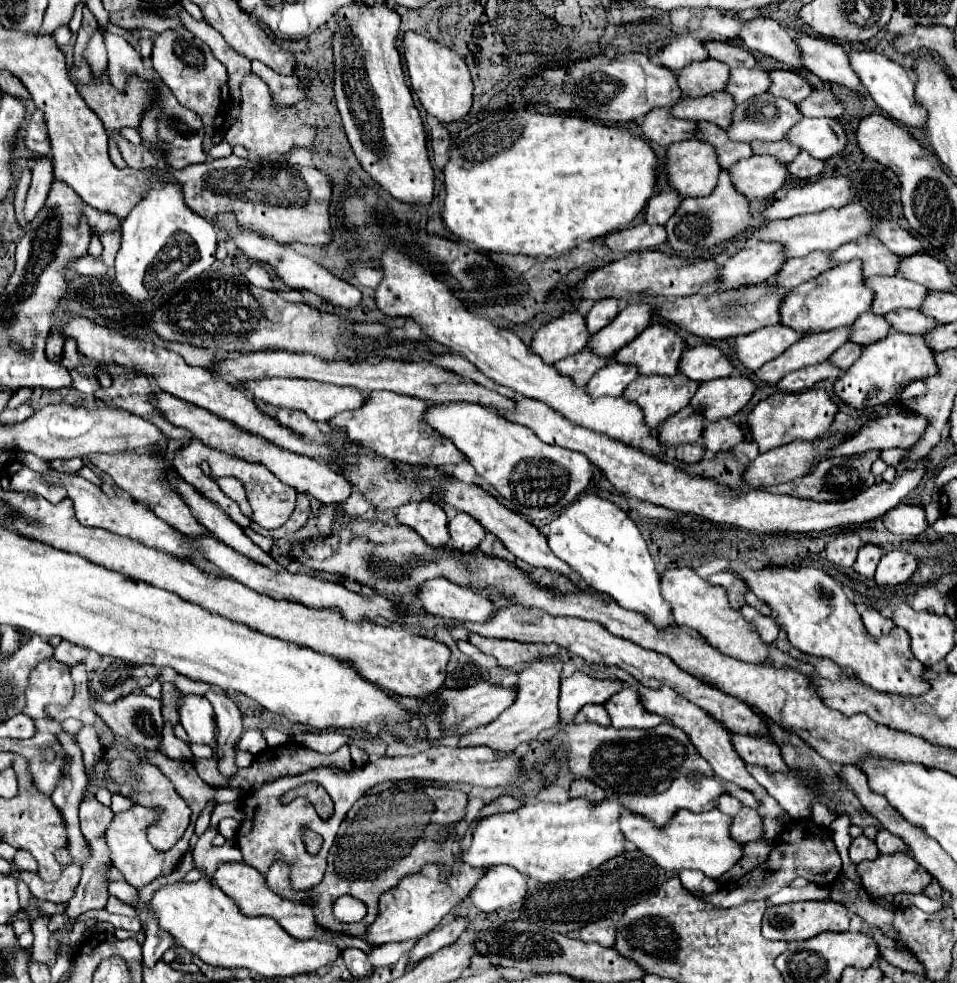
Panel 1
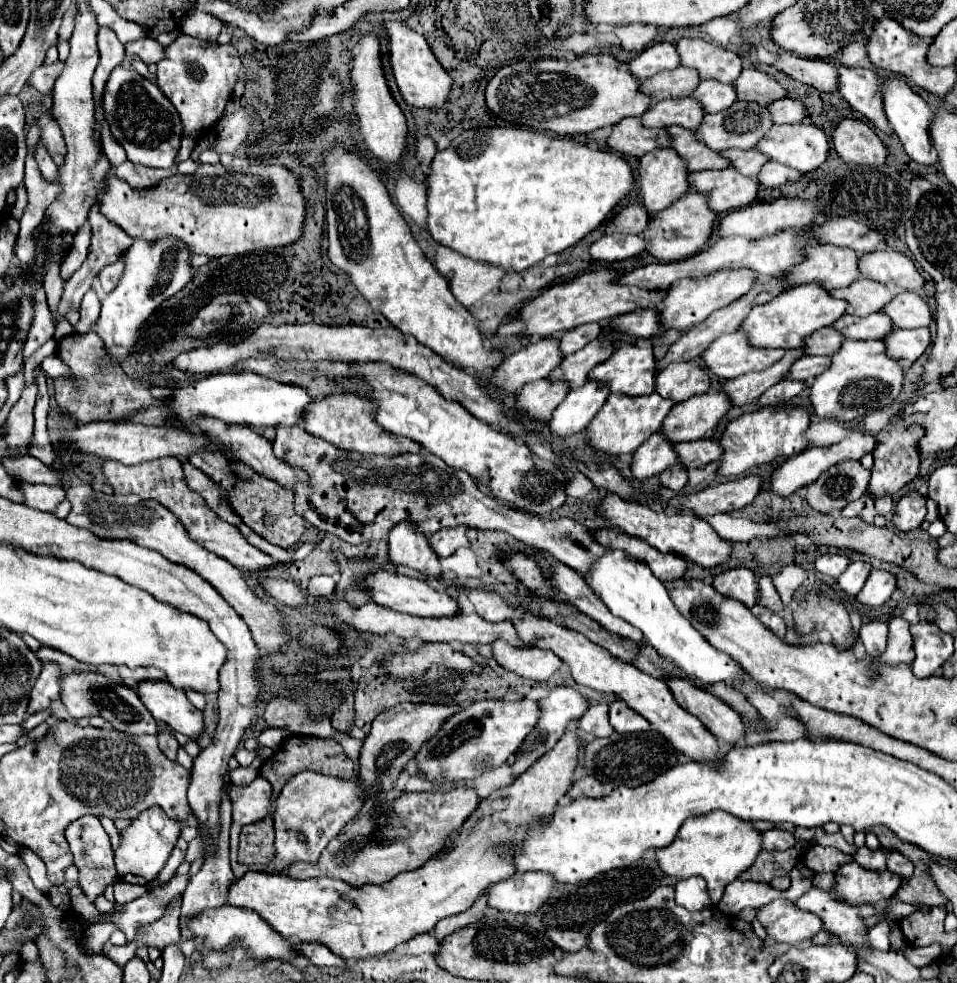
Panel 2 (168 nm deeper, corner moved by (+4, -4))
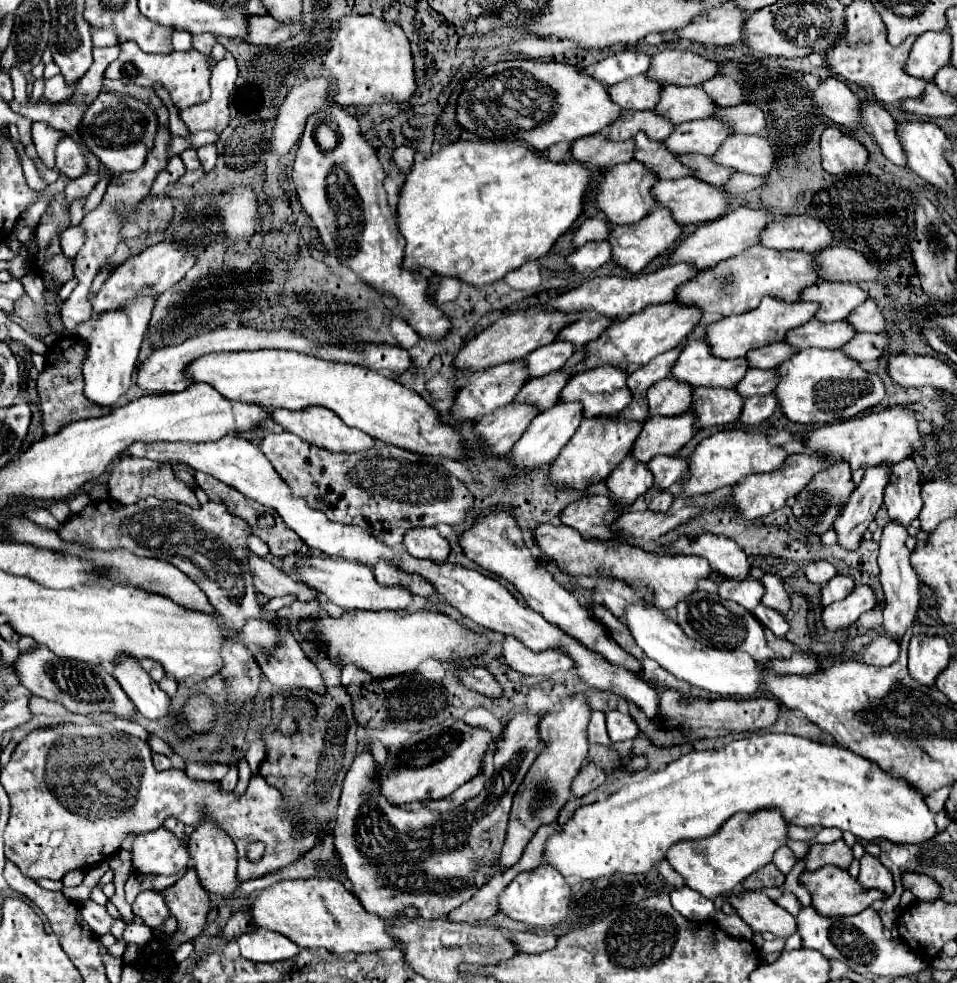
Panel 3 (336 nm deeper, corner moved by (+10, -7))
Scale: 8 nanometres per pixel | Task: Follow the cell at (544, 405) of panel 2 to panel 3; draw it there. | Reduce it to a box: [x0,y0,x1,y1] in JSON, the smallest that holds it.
[475,402,539,456]

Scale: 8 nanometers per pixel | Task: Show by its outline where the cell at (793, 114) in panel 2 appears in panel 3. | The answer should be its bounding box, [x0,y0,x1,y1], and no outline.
[717,104,765,134]

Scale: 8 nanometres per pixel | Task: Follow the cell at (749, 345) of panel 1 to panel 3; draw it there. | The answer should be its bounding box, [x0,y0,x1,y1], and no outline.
[671,340,749,388]

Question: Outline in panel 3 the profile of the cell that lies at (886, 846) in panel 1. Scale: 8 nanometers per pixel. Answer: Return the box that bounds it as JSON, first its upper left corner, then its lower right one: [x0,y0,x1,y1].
[901,872,941,900]

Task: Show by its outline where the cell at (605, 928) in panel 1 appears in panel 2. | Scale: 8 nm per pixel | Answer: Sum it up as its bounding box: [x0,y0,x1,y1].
[547,929,587,951]

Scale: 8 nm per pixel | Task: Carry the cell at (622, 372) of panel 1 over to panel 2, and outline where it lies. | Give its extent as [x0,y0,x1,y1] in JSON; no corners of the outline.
[549,381,609,439]

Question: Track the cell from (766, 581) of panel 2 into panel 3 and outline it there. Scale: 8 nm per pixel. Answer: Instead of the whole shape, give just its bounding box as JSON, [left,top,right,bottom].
[761,574,791,614]

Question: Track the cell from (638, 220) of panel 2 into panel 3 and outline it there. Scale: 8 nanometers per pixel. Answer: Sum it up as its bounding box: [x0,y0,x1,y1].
[575,218,611,246]

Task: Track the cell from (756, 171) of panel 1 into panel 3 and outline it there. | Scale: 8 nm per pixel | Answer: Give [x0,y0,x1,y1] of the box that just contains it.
[653,176,729,226]

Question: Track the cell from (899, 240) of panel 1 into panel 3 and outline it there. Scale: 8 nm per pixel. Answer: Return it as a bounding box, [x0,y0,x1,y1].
[761,216,835,252]

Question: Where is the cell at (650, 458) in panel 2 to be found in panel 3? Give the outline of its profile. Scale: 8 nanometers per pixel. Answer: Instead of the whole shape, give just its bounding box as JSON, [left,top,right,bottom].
[607,454,653,506]

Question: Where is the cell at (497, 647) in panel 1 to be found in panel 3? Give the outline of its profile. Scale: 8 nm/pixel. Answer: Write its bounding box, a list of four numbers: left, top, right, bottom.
[503,636,573,676]

